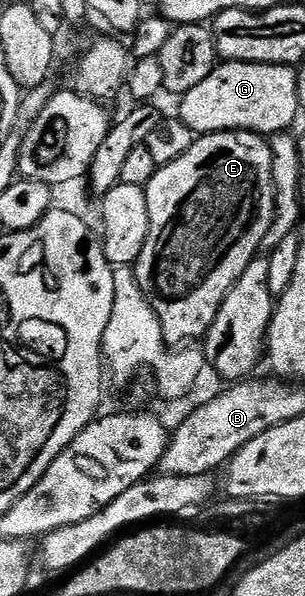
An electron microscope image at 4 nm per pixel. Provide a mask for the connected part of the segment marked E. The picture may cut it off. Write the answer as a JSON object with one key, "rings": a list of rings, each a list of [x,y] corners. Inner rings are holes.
{"rings":[[[206,133],[198,136],[193,146],[179,155],[179,159],[160,166],[149,184],[144,186],[149,231],[135,272],[139,287],[153,304],[157,318],[165,328],[165,339],[170,346],[197,343],[208,334],[209,326],[219,315],[223,299],[227,299],[239,275],[243,275],[254,257],[261,253],[263,235],[267,235],[275,219],[272,163],[271,147],[260,133]]]}

